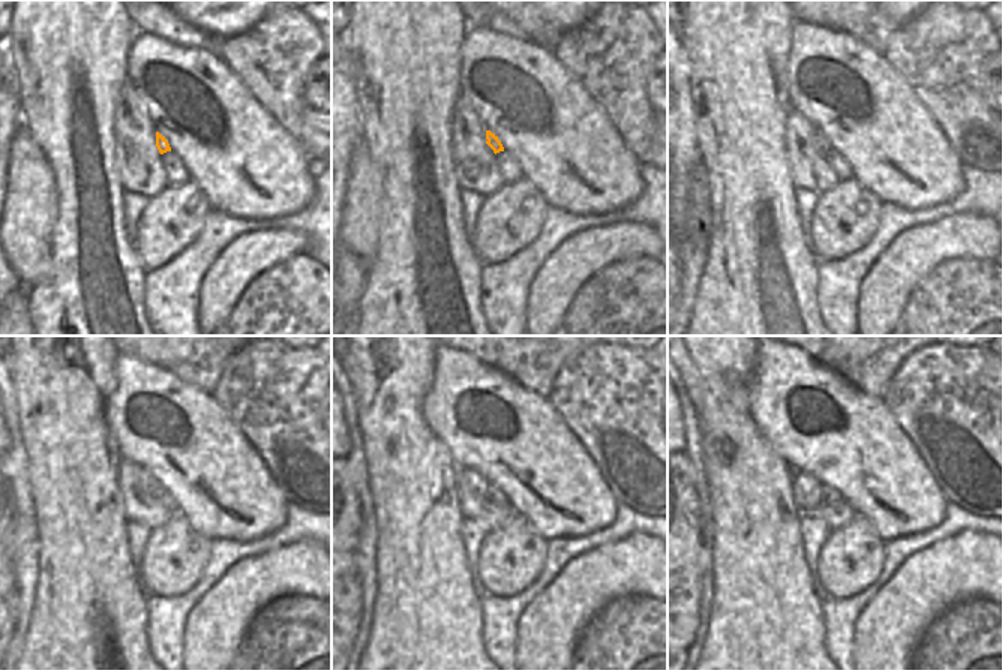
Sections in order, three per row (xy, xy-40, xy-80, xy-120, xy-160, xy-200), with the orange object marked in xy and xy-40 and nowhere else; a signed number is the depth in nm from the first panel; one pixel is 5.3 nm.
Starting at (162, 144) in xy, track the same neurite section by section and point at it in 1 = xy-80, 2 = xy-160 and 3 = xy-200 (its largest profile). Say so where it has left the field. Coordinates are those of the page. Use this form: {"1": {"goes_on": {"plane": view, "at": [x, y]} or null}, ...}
{"1": {"goes_on": {"plane": "xy-80", "at": [821, 144]}}, "2": {"goes_on": {"plane": "xy-160", "at": [471, 480]}}, "3": {"goes_on": {"plane": "xy-200", "at": [806, 490]}}}

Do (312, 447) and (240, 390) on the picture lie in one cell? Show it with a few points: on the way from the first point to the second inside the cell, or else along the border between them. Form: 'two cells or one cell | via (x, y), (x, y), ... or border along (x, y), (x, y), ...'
one cell | via (294, 432), (258, 396)

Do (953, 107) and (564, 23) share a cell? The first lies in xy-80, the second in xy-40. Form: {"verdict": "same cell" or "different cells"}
{"verdict": "different cells"}

